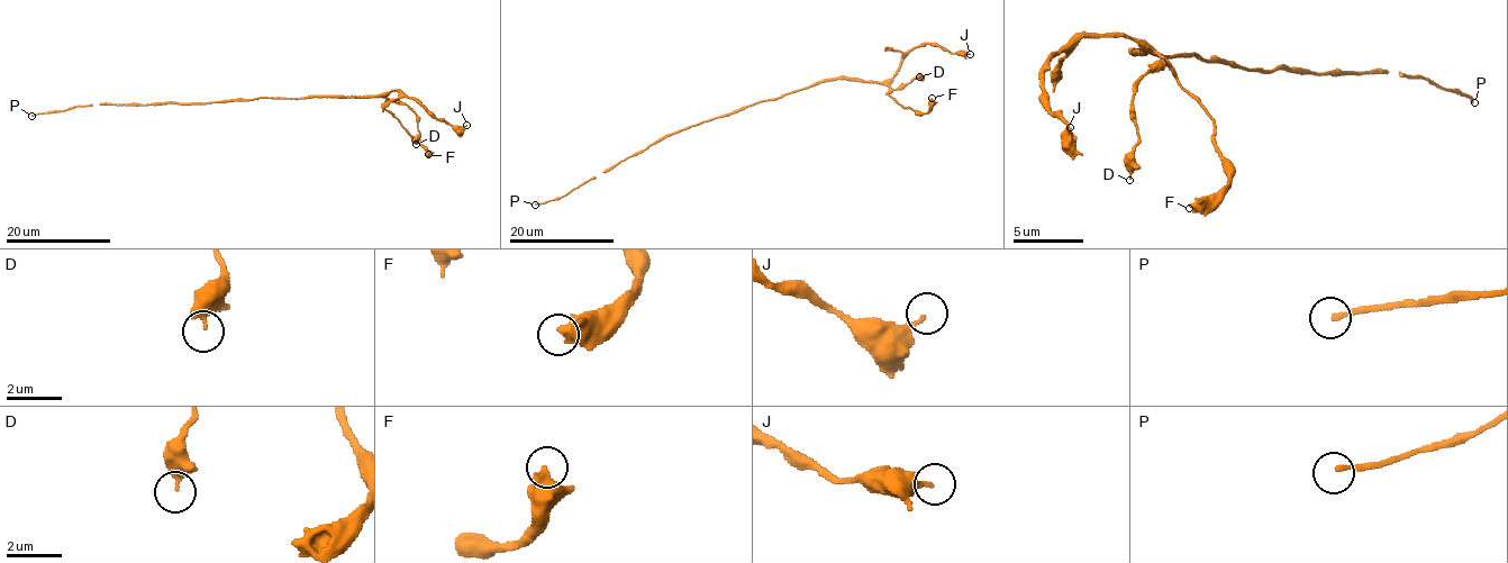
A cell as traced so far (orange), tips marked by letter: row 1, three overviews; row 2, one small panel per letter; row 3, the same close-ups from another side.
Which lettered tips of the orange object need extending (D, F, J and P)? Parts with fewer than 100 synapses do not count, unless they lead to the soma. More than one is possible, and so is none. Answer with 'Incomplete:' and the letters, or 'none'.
Incomplete: P

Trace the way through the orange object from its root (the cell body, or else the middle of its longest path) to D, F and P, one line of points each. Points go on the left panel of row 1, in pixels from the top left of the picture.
D: (252, 100), (385, 97), (405, 103), (416, 114), (419, 133), (416, 144)
F: (252, 100), (384, 97), (384, 108), (428, 154)
P: (252, 100), (208, 103), (90, 103), (32, 116)

